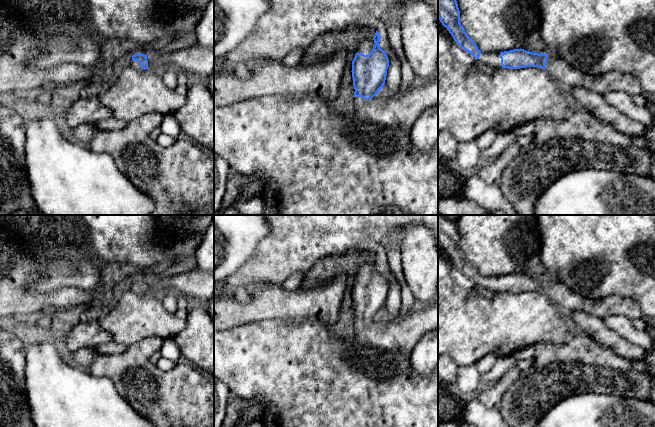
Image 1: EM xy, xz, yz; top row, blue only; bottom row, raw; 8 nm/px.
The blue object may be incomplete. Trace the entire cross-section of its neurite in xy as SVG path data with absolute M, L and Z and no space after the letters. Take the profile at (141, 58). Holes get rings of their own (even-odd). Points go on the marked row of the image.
M195 44L185 49L150 56L135 54L126 63L139 71L175 68L185 72L191 79L206 79L214 71L214 48Z

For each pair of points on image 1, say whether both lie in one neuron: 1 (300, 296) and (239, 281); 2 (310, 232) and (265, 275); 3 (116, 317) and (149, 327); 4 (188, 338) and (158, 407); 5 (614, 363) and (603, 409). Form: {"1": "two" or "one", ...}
{"1": "two", "2": "one", "3": "one", "4": "two", "5": "two"}

